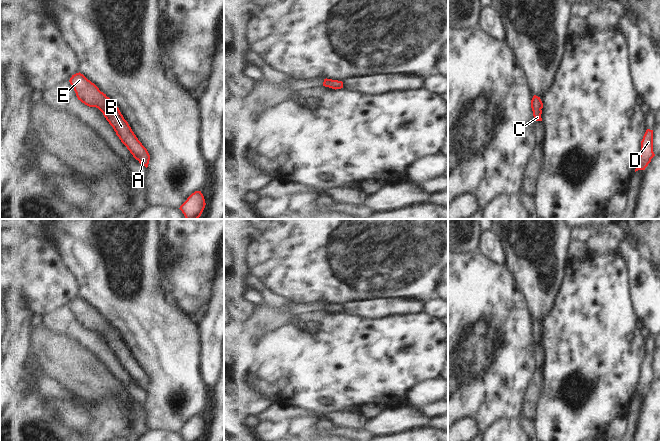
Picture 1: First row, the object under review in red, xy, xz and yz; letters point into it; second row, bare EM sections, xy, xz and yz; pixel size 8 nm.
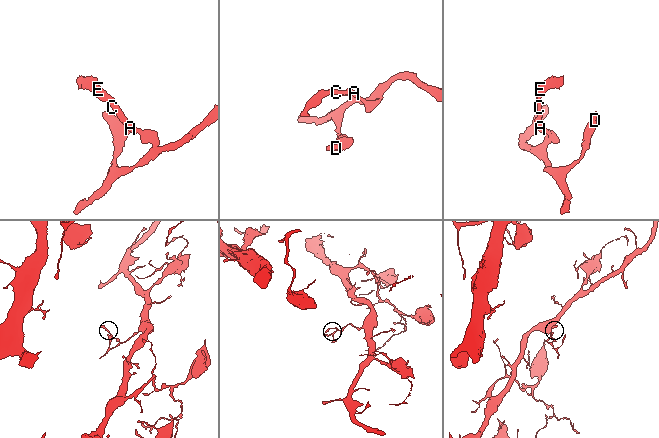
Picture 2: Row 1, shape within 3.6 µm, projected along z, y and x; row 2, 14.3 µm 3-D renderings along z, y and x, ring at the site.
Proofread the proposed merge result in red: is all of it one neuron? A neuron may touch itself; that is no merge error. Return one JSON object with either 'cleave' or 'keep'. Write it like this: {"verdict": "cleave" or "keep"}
{"verdict": "keep"}

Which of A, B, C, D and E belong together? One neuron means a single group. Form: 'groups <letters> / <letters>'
groups A B C D E

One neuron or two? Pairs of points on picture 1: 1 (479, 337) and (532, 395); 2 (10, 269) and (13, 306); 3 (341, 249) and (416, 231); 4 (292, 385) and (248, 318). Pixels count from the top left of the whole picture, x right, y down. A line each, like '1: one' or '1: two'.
1: two
2: two
3: one
4: two

